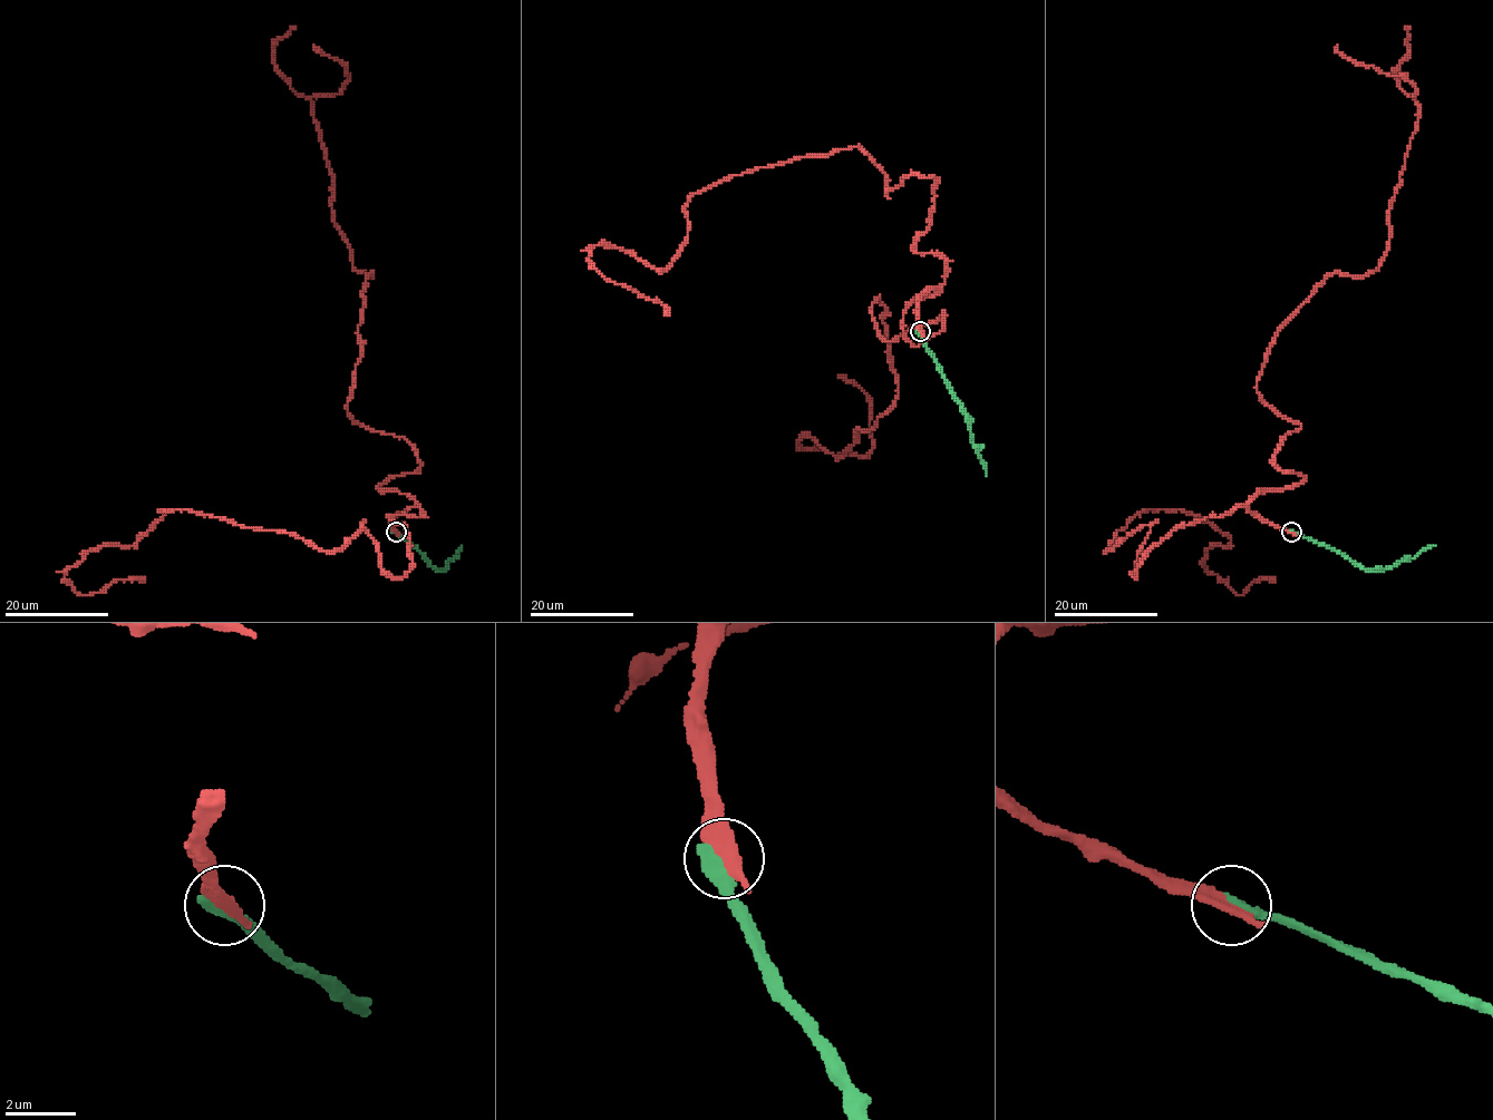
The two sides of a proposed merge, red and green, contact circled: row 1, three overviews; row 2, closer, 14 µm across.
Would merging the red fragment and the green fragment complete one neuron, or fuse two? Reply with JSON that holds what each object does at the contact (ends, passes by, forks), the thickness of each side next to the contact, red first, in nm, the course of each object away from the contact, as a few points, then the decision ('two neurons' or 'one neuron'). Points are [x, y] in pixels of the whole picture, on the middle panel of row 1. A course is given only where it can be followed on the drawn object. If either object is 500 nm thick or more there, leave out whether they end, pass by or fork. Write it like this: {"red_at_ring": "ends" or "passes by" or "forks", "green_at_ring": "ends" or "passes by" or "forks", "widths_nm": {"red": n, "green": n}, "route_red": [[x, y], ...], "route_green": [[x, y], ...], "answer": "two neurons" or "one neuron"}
{"red_at_ring": "passes by", "green_at_ring": "ends", "widths_nm": {"red": 300, "green": 460}, "route_red": [[920, 331], [939, 288], [922, 344], [943, 314], [885, 340], [871, 305], [897, 383], [862, 457], [837, 377]], "route_green": [[920, 331], [928, 353], [961, 407], [987, 477]], "answer": "two neurons"}

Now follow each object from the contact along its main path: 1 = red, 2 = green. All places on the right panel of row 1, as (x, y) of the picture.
1: (1291, 532), (1247, 505), (1305, 477), (1257, 376), (1316, 288), (1378, 266), (1418, 119), (1336, 45)
2: (1291, 532), (1348, 556), (1366, 570), (1395, 567), (1436, 545)

